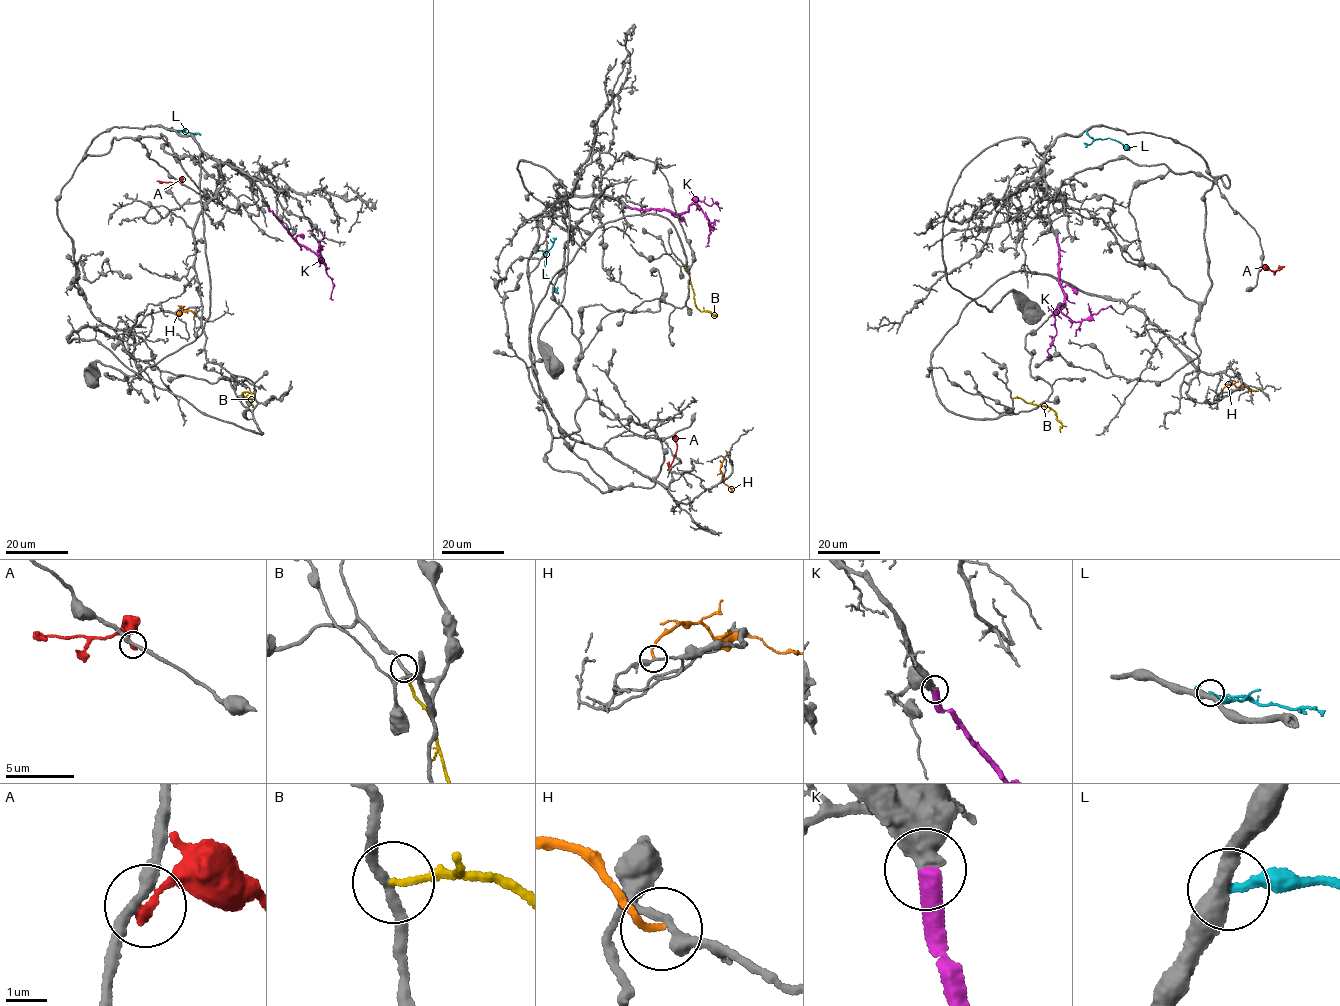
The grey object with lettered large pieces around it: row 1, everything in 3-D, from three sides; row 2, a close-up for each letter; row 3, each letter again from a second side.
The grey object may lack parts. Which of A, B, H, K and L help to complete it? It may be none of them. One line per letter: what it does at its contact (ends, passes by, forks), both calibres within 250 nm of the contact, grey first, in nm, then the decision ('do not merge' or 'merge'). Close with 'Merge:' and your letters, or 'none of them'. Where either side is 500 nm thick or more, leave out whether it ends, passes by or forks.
A: it ends; calibres 280 and 280 nm; do not merge
B: it ends; calibres 220 and 130 nm; do not merge
H: it ends; calibres 280 and 160 nm; do not merge
K: calibres 550 and 480 nm; merge
L: it ends; calibres 440 and 200 nm; do not merge
Merge: K

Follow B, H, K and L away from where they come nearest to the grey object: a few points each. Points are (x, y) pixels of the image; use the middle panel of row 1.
B: (682, 263), (689, 277), (696, 305), (700, 311), (716, 315)
H: (729, 454), (724, 458), (720, 470), (723, 482), (733, 492)
K: (628, 206), (678, 213), (695, 203), (707, 217), (710, 228), (705, 246)
L: (533, 251), (546, 254), (544, 273), (558, 294)

